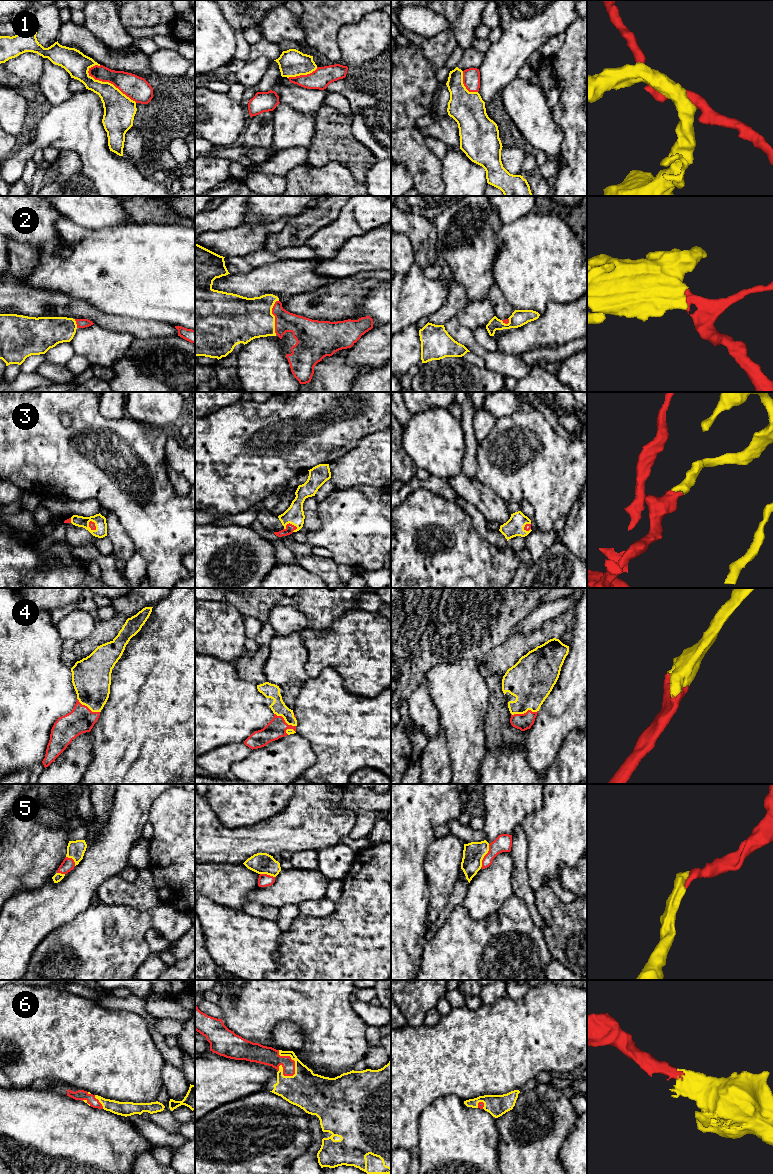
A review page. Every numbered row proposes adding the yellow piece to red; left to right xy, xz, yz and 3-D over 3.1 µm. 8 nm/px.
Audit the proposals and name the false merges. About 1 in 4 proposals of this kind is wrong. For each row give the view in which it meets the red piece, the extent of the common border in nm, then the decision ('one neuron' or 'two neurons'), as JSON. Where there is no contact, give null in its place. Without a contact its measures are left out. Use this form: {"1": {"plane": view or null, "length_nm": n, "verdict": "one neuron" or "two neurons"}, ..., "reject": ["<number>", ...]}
{"1": {"plane": "xy", "length_nm": 480, "verdict": "two neurons"}, "2": {"plane": "xz", "length_nm": 280, "verdict": "one neuron"}, "3": {"plane": "xz", "length_nm": 110, "verdict": "one neuron"}, "4": {"plane": "yz", "length_nm": 220, "verdict": "one neuron"}, "5": {"plane": "yz", "length_nm": 200, "verdict": "one neuron"}, "6": {"plane": "xz", "length_nm": 240, "verdict": "one neuron"}, "reject": ["1"]}

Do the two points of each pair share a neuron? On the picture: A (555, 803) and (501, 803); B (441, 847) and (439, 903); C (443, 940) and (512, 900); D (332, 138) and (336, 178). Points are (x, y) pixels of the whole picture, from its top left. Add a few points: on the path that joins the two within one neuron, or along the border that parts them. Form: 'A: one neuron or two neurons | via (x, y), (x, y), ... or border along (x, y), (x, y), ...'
A: two neurons | border along (544, 794), (542, 805), (524, 818)
B: one neuron | via (441, 861), (441, 889)
C: one neuron | via (464, 940), (484, 940), (505, 921)
D: two neurons | border along (343, 163), (329, 161), (321, 166), (311, 166)

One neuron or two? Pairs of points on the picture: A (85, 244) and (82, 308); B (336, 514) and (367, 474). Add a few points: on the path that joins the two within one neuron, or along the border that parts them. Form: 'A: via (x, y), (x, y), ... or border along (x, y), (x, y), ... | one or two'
A: border along (60, 292), (86, 301), (102, 312) | two
B: border along (380, 486), (354, 485), (336, 490) | two

